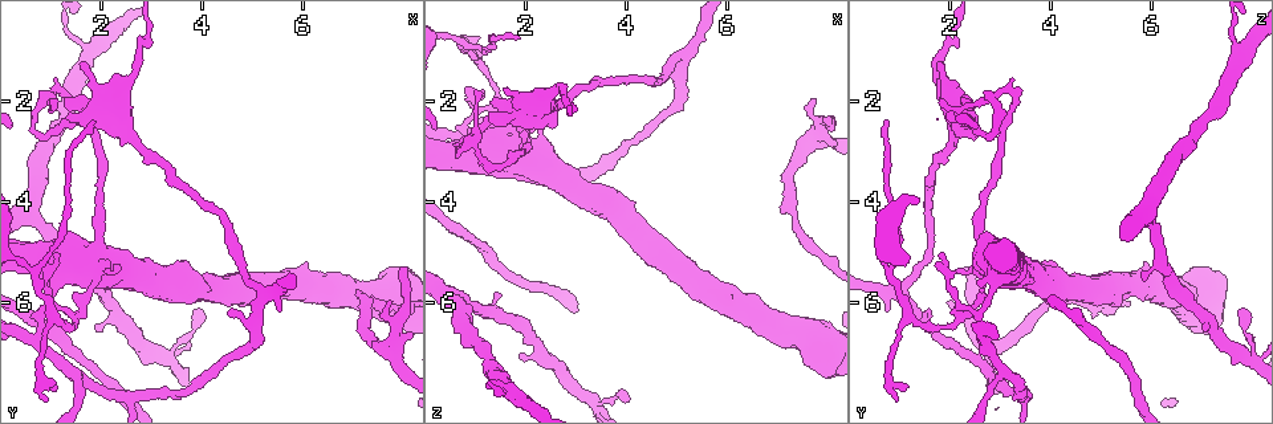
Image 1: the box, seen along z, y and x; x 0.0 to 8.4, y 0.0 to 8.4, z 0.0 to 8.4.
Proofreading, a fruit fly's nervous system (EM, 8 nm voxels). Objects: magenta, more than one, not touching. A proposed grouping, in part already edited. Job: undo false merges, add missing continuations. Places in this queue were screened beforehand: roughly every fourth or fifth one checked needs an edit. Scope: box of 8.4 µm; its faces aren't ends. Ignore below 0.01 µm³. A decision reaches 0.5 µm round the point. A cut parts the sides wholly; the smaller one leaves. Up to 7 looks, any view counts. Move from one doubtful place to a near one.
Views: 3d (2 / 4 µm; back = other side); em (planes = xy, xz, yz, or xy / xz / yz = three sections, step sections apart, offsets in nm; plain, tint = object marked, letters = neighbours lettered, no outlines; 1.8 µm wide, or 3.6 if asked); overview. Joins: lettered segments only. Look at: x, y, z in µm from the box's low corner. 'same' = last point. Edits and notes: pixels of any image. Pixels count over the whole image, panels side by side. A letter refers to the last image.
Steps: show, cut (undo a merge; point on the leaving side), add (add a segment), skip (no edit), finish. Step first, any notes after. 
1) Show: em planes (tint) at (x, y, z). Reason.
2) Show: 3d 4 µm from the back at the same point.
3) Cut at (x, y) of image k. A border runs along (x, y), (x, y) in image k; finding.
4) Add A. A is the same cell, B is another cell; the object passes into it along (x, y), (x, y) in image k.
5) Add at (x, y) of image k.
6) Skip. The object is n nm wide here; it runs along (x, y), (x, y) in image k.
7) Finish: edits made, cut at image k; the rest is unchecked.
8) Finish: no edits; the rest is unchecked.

Show: em xz step 4 (letters) at (8.00, 5.35, 2.35). Free end.

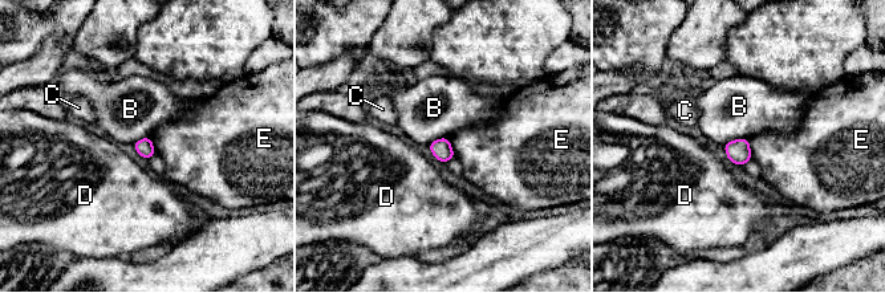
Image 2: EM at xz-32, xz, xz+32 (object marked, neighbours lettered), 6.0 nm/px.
Show: em planes (letters) at the same point.

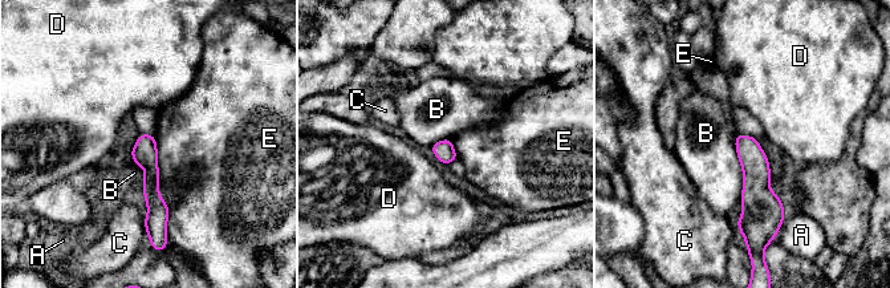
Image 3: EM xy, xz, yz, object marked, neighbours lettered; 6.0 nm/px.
Skip. The object is 120 nm wide here; A, B, C, D and E are other cells; a border runs along (736, 134), (740, 199) in image 3; none of them fits.

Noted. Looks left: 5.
Show: 3d 2 µm at (1.10, 6.05, 2.15). Two arms in line, one across.

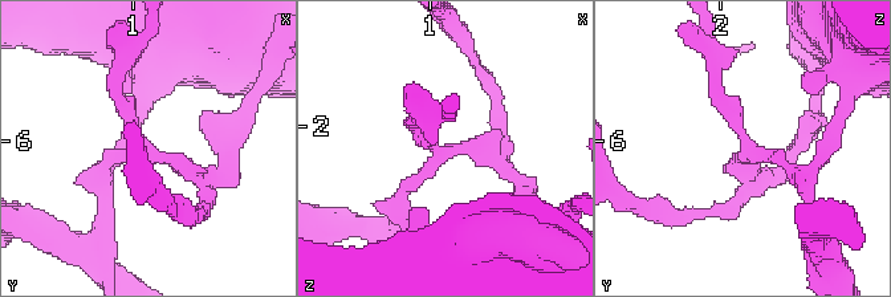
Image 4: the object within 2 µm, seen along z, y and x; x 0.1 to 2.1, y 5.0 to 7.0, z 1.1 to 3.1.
Show: em xy step 8 (tint) at (1.08, 6.02, 2.18). 3 arms meet here.

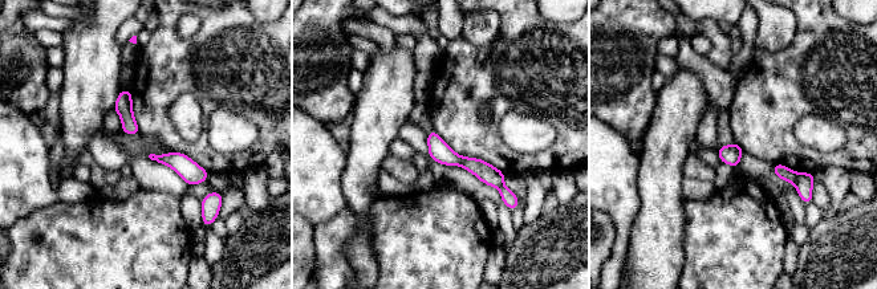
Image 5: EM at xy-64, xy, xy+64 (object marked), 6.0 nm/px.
Show: em planes (letters) at the same point. Another direction.

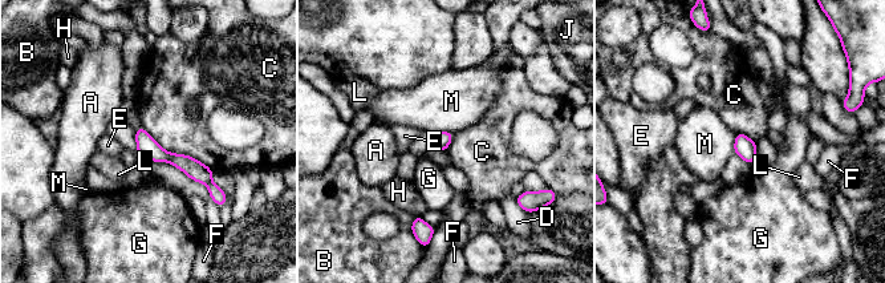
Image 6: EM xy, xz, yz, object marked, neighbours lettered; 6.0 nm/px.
Cut at (216, 194) of image 6. A, B, C, D, E, F, G, H, J, L and M are other cells; a border runs along (211, 181), (206, 185) in image 6; two neurons meet here.

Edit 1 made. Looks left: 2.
Show: em planes (letters) at (1.95, 6.50, 7.10). Branch stops here.

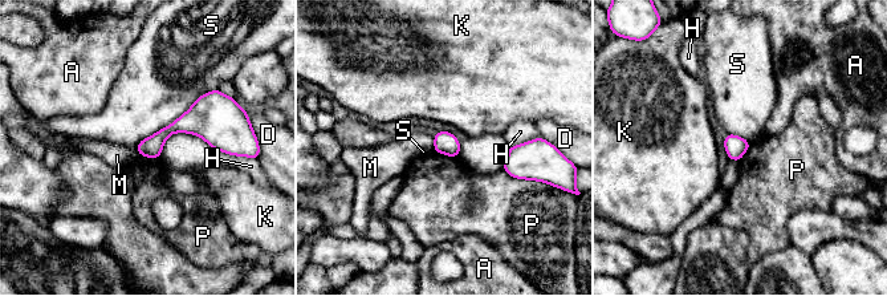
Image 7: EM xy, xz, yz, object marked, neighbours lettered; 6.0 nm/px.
Skip. A, D, H, K, M, P and S are other cells; a border runs along (503, 169), (513, 177), (531, 181) in image 7; no lettered segment goes on from it.

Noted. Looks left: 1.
Finish: edits made, cut at image 6; the rest is unchecked.

